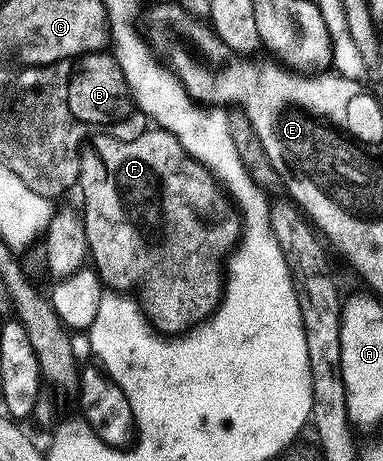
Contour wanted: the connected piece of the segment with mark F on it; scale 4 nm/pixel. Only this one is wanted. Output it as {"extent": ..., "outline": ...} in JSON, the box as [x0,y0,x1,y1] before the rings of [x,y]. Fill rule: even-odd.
{"extent":[77,130,241,334],"outline":[[[162,130],[154,131],[143,132],[140,136],[133,137],[132,140],[118,140],[115,136],[99,136],[92,148],[84,147],[82,149],[77,185],[78,191],[83,191],[81,219],[83,229],[87,235],[90,259],[95,259],[93,267],[98,272],[99,278],[104,285],[108,289],[129,290],[132,288],[136,292],[134,295],[137,297],[138,303],[143,311],[147,313],[147,319],[150,320],[151,327],[156,332],[160,334],[186,334],[192,328],[202,324],[204,320],[210,318],[219,307],[219,302],[222,300],[225,291],[225,265],[228,263],[235,245],[241,239],[241,220],[233,211],[224,189],[217,183],[211,171],[192,159],[181,146],[181,142],[177,142],[177,138],[173,138],[173,134]]]}

